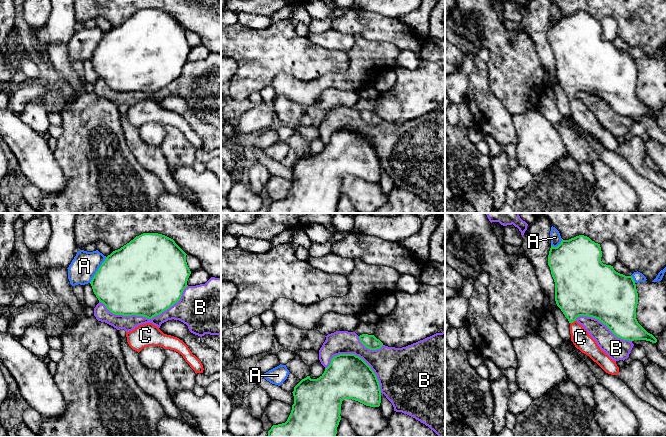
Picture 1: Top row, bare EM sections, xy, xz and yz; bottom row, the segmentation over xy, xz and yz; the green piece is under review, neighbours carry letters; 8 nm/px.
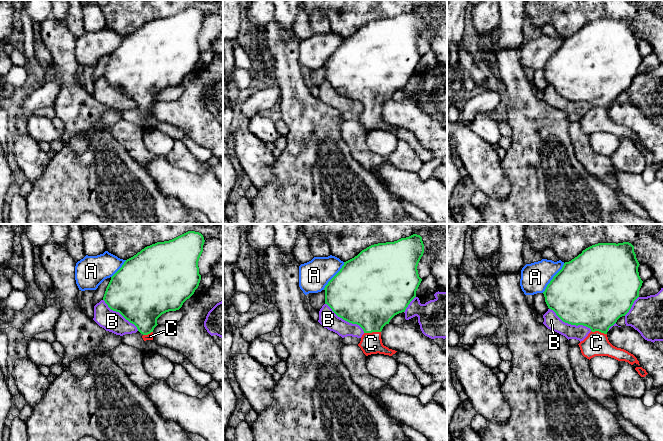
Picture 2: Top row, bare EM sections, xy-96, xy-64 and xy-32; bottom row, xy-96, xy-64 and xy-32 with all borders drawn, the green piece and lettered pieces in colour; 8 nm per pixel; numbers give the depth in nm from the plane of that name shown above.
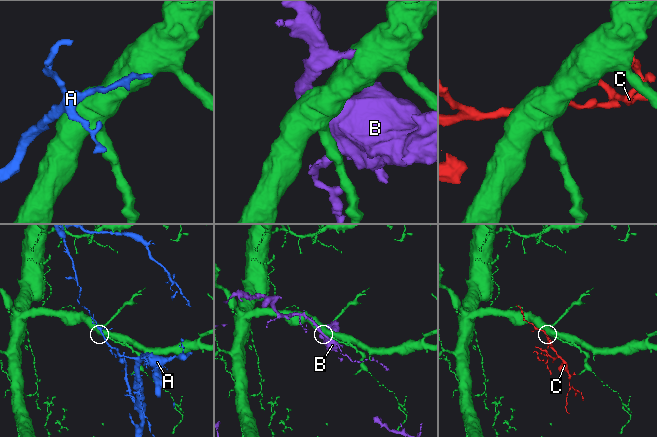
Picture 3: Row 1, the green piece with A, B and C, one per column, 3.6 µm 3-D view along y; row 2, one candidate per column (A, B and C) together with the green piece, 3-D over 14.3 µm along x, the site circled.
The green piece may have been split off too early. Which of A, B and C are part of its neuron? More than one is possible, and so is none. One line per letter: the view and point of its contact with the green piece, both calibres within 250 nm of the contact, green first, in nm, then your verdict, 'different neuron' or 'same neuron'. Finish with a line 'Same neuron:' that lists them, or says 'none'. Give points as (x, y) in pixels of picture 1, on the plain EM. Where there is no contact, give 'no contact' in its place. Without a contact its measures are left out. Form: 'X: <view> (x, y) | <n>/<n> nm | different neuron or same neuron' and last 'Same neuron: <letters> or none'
A: xy (98, 46) | 500/220 nm | different neuron
B: xy (146, 93) | 480/120 nm | different neuron
C: yz (572, 98) | 380/150 nm | same neuron
Same neuron: C

